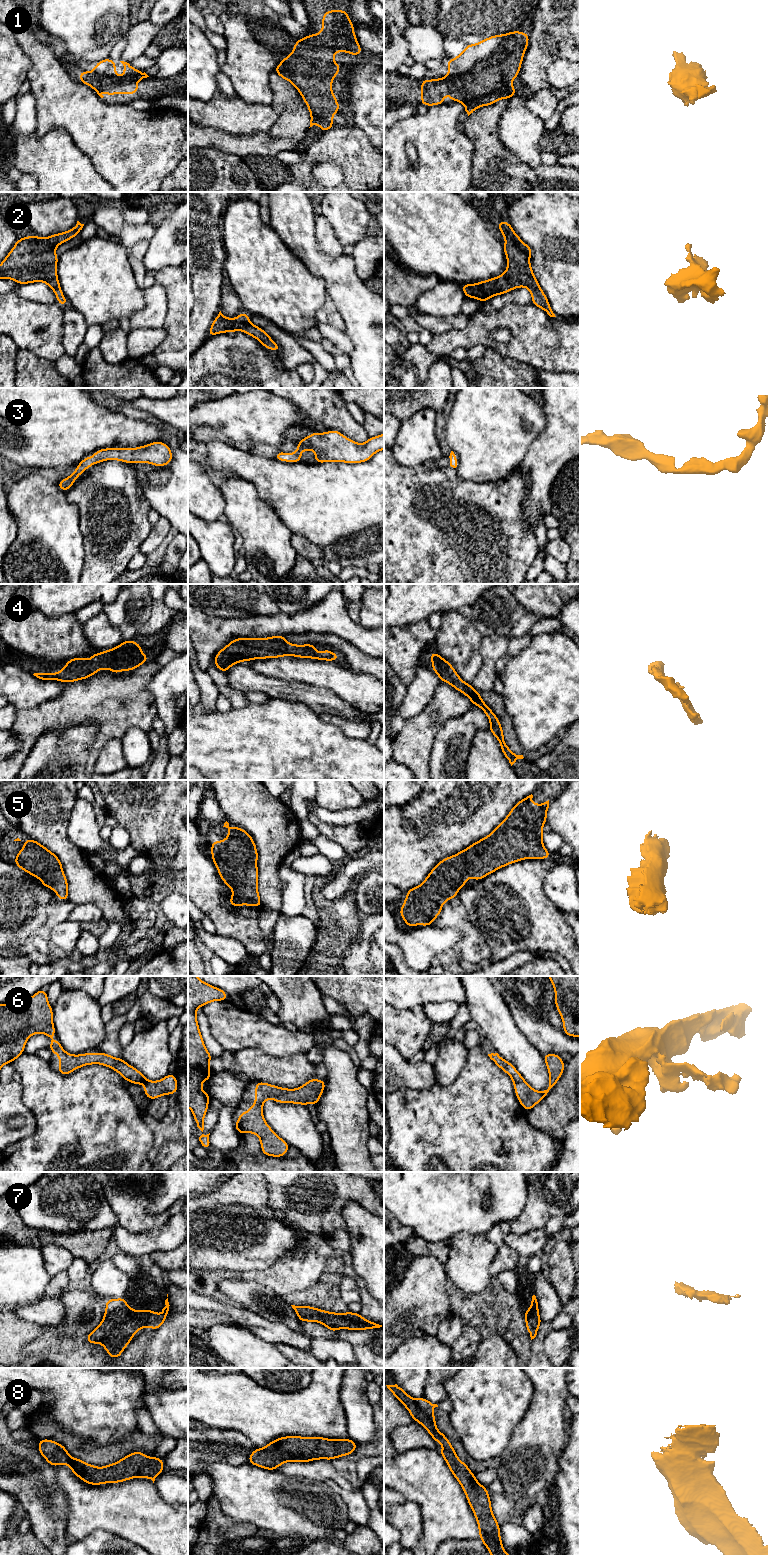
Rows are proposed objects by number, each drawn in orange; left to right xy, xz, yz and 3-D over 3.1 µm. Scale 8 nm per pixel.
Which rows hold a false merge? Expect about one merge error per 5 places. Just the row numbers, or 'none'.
none

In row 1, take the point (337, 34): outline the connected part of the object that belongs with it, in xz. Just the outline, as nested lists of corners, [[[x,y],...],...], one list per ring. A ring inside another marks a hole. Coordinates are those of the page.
[[[327,10],[322,15],[322,31],[296,40],[293,52],[274,69],[281,78],[290,81],[302,96],[311,115],[310,127],[316,123],[322,132],[333,128],[333,115],[340,112],[340,104],[332,91],[332,81],[340,73],[340,63],[332,61],[337,51],[353,56],[363,54],[347,10]]]

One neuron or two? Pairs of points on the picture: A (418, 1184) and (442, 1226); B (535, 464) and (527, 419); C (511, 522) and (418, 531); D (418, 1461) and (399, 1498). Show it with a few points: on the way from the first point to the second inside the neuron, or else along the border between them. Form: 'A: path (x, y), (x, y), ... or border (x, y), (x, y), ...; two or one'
A: path (428, 1194), (437, 1203), (438, 1216); one
B: border (546, 425), (531, 443), (520, 464); two
C: path (494, 543), (491, 540), (467, 544), (443, 542); one
D: border (394, 1489), (407, 1499); two

